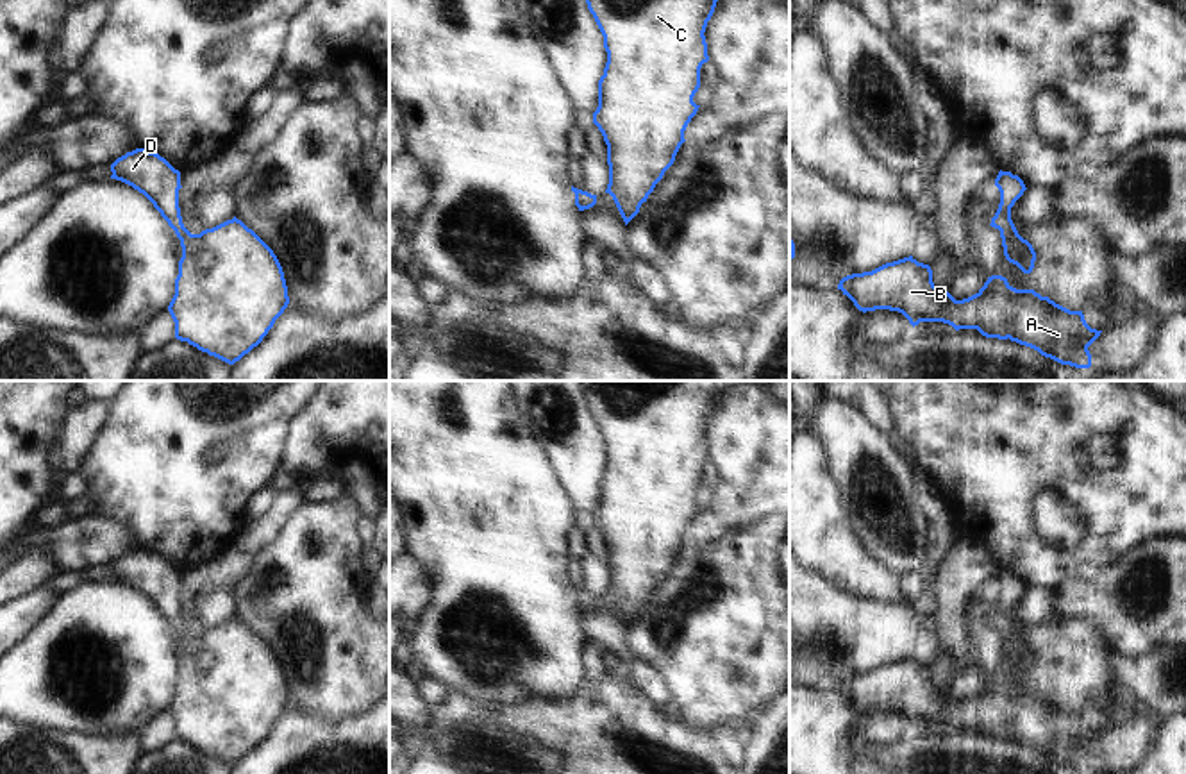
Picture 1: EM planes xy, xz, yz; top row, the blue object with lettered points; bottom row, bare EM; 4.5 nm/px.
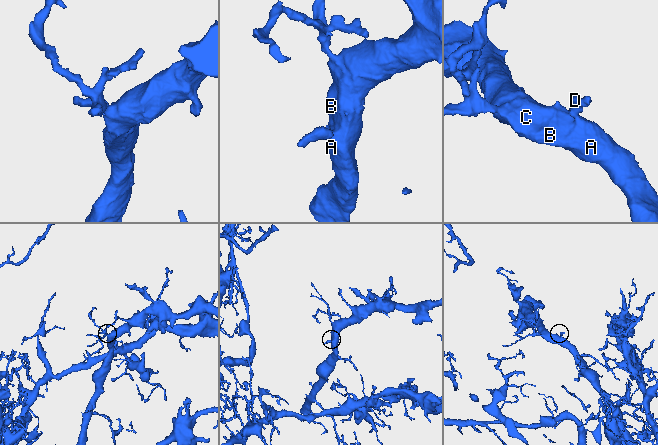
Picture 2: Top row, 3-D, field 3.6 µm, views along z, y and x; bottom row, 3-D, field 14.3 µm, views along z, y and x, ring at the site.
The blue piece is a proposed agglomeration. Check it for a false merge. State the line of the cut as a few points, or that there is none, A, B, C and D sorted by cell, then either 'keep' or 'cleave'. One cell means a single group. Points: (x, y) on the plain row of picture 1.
cut none; groups A B C D; keep

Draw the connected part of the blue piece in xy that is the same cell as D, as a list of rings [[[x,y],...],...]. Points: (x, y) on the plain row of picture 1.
[[[136,549],[118,558],[111,572],[111,579],[143,593],[180,640],[182,658],[175,695],[168,706],[175,722],[175,738],[234,765],[263,742],[289,704],[277,656],[236,617],[200,635],[191,635],[182,624],[179,608],[180,572],[159,554]]]

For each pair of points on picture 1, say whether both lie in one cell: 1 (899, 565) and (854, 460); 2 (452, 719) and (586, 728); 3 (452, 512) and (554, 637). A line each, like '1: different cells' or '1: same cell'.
1: same cell
2: same cell
3: same cell

